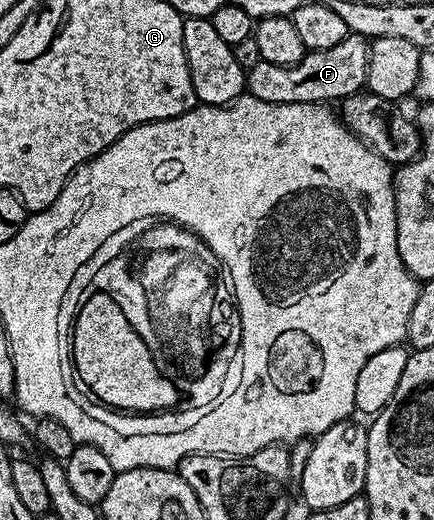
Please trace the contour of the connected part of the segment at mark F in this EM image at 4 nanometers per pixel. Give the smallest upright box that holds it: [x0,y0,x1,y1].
[245,33,370,105]

